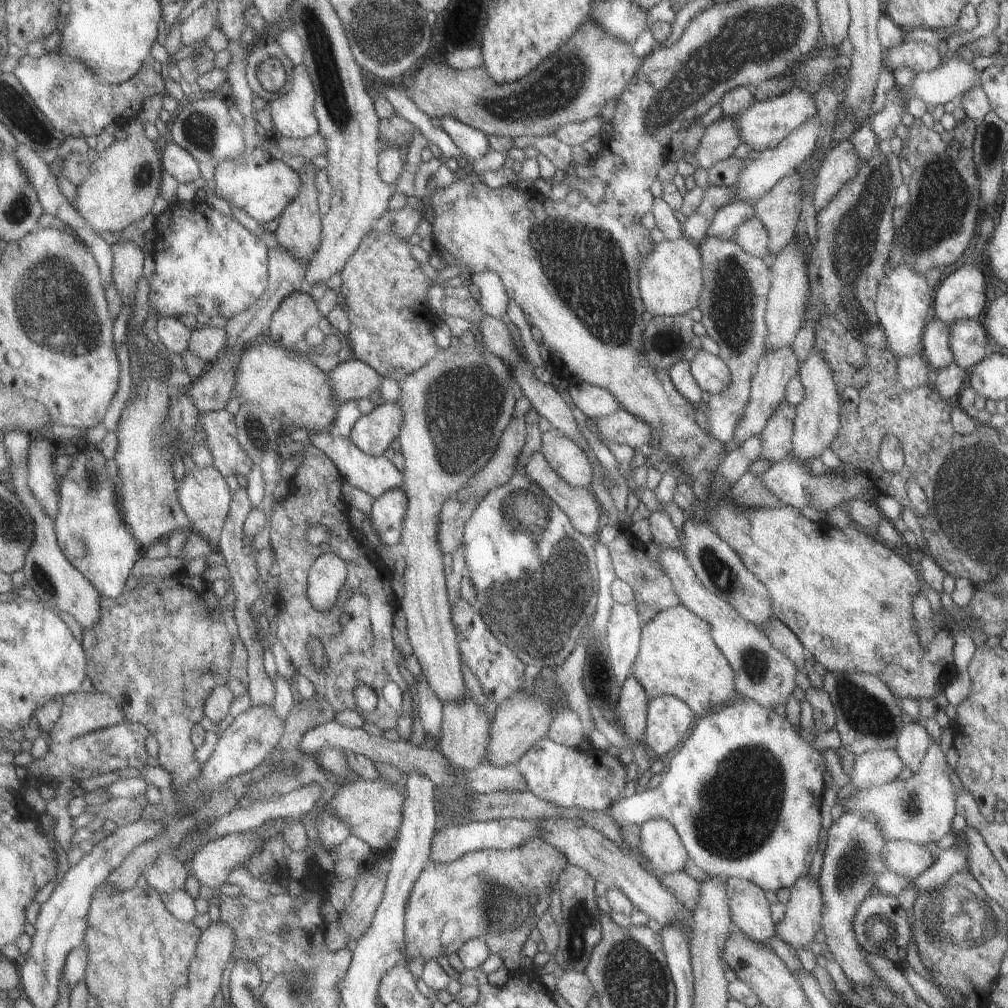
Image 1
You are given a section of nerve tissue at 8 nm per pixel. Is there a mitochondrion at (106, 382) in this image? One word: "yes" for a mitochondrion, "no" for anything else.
no

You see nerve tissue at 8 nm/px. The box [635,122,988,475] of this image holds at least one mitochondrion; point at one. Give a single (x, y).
(855, 240)

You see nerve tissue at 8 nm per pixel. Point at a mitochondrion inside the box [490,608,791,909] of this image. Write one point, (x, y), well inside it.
(742, 807)

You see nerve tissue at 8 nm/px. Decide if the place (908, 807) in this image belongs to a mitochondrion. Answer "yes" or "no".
yes

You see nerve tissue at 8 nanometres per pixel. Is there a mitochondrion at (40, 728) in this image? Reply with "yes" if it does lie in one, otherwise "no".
no

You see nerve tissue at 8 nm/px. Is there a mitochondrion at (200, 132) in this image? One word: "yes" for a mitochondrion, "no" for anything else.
yes

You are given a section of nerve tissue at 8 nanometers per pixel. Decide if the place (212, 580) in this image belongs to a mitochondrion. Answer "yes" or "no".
no

